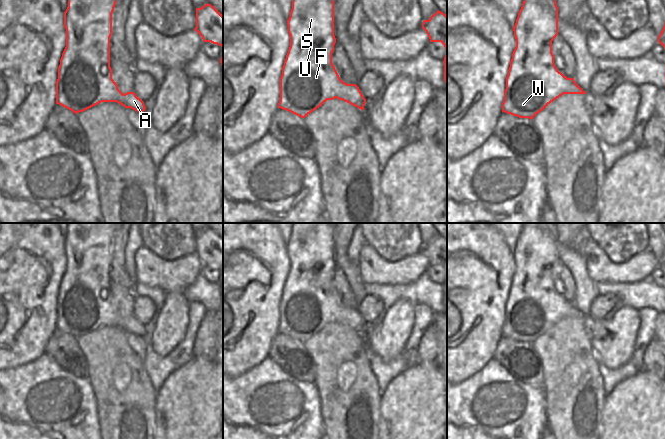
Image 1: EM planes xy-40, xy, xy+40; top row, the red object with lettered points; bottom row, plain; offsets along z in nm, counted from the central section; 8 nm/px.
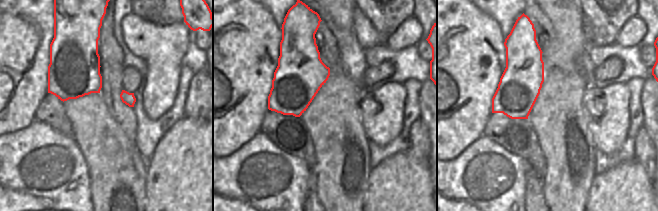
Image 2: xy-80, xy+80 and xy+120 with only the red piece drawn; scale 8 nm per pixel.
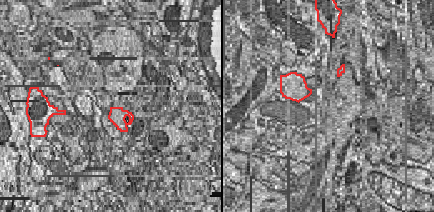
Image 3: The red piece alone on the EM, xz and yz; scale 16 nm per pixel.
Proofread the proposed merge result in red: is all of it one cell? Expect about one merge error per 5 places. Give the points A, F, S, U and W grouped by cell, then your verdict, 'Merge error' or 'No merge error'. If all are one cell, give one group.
Groups: A F S U W. No merge error.

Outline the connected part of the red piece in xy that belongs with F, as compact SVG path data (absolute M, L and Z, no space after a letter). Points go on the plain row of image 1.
M292 223L292 233L287 244L290 271L280 301L278 332L301 342L322 330L327 324L343 324L364 334L366 323L356 308L343 306L333 287L334 223Z

